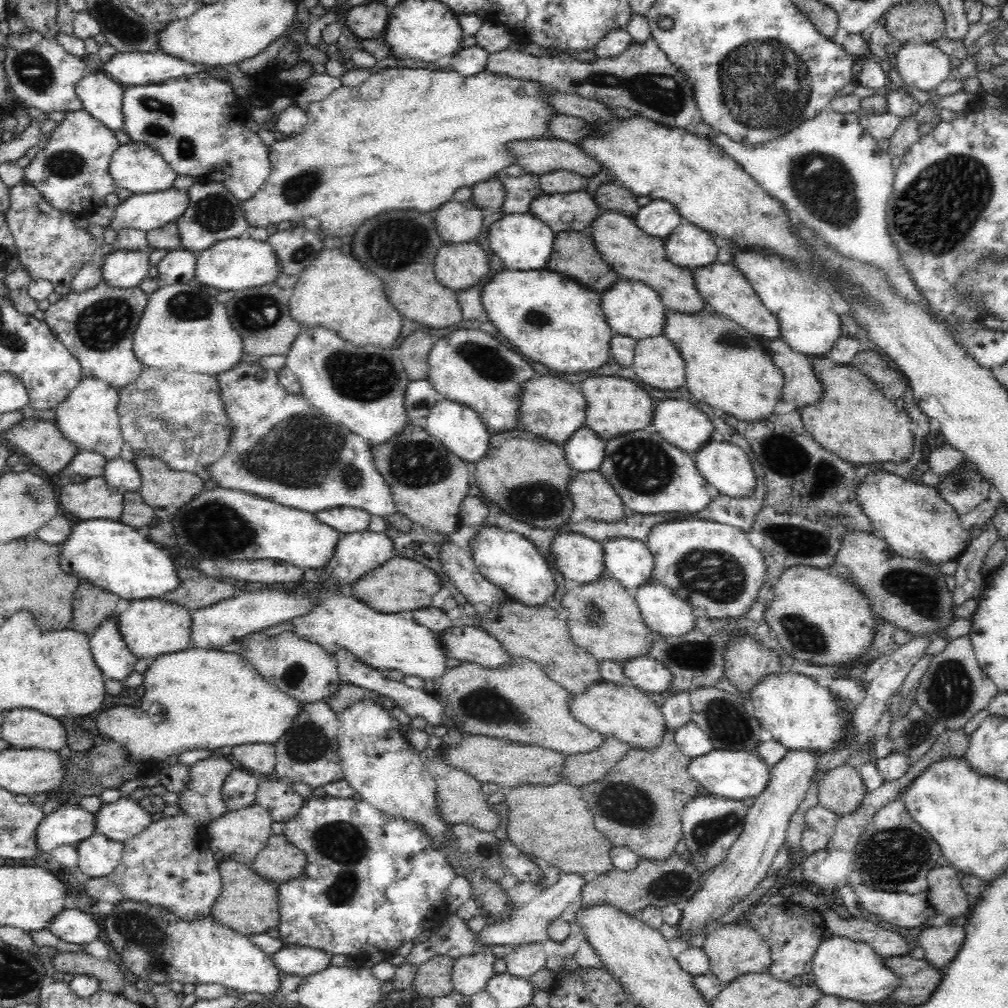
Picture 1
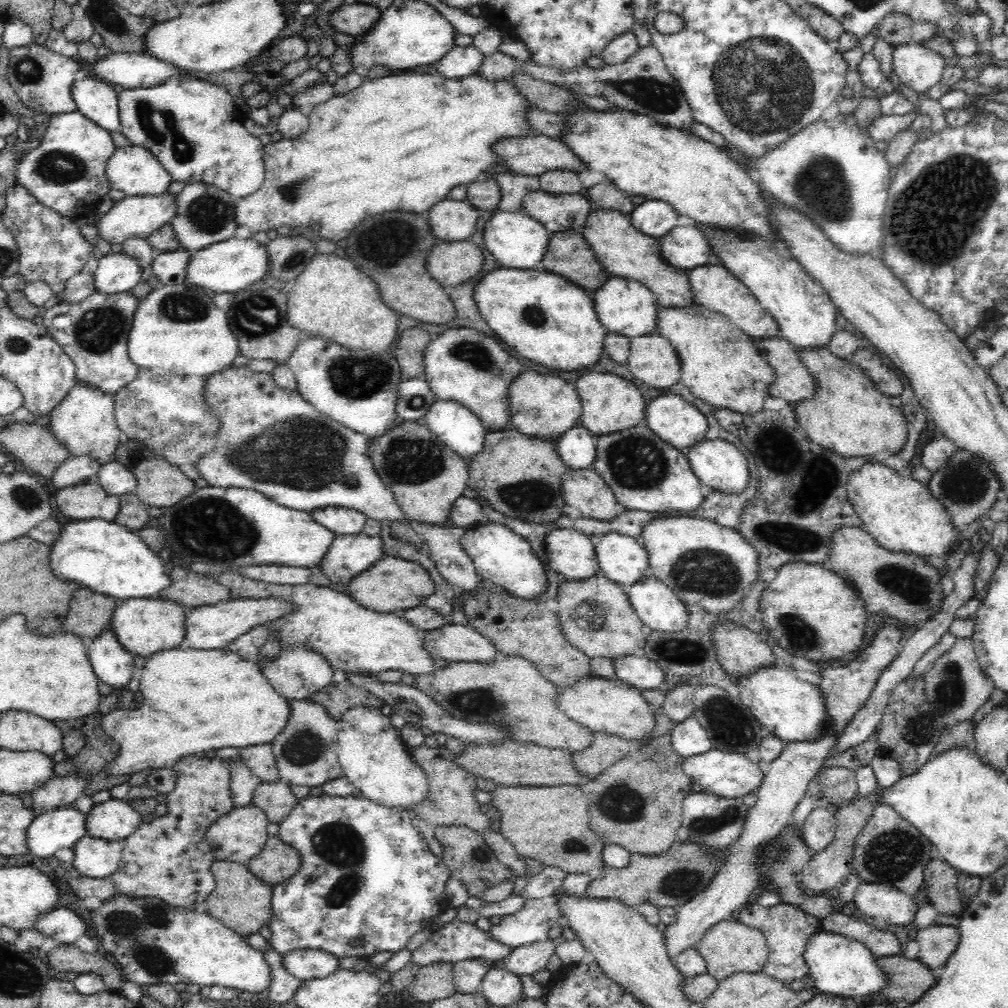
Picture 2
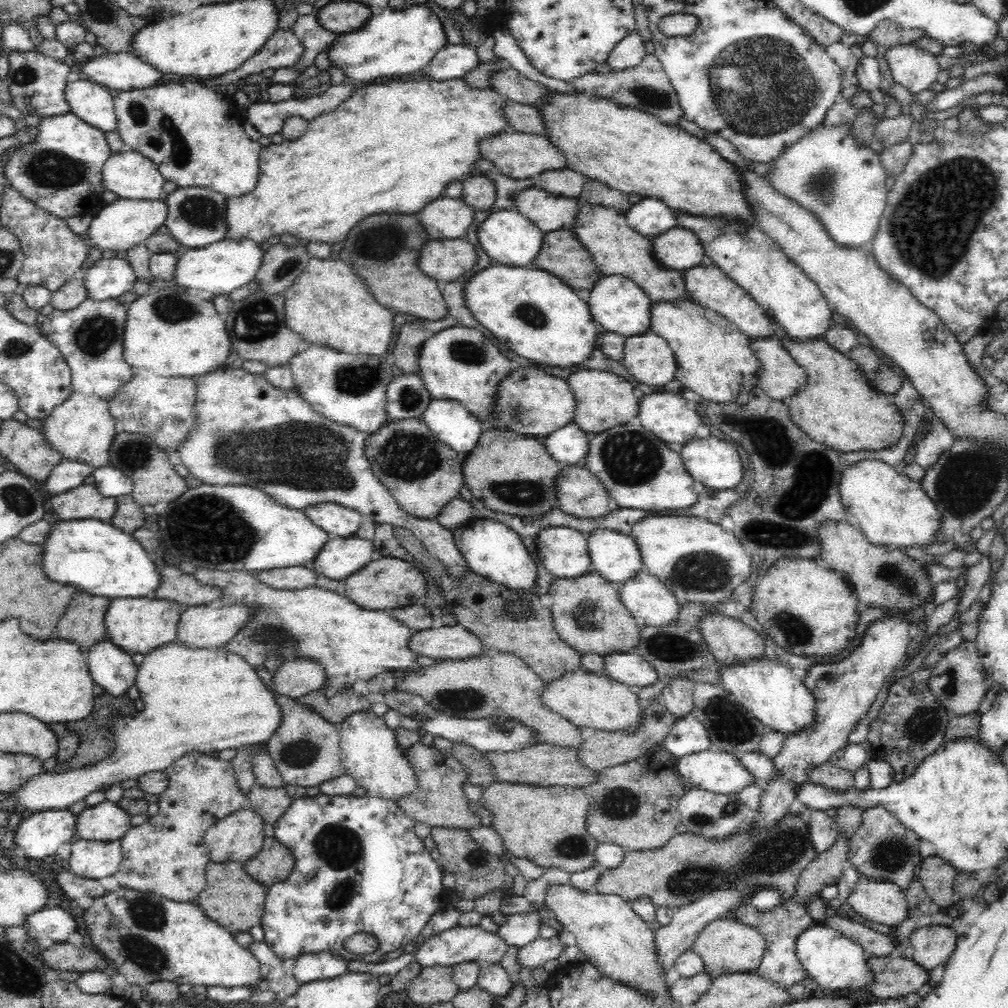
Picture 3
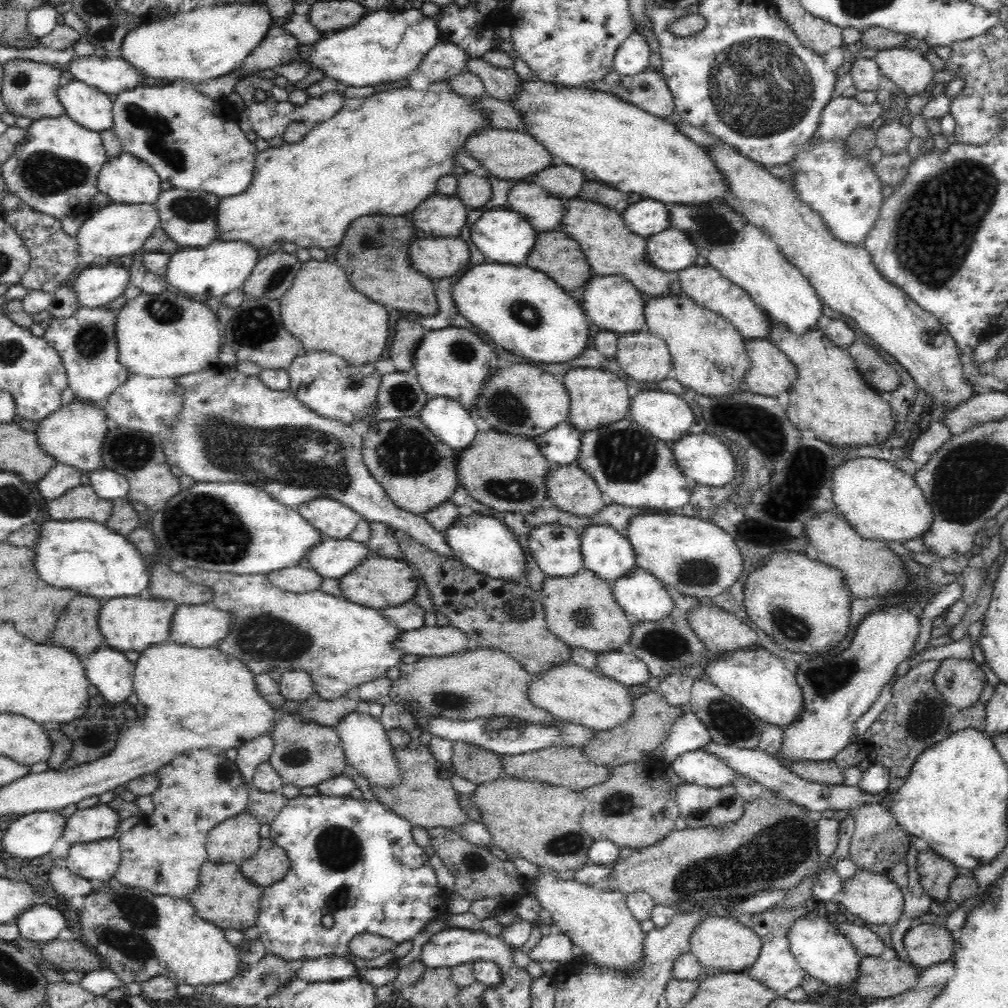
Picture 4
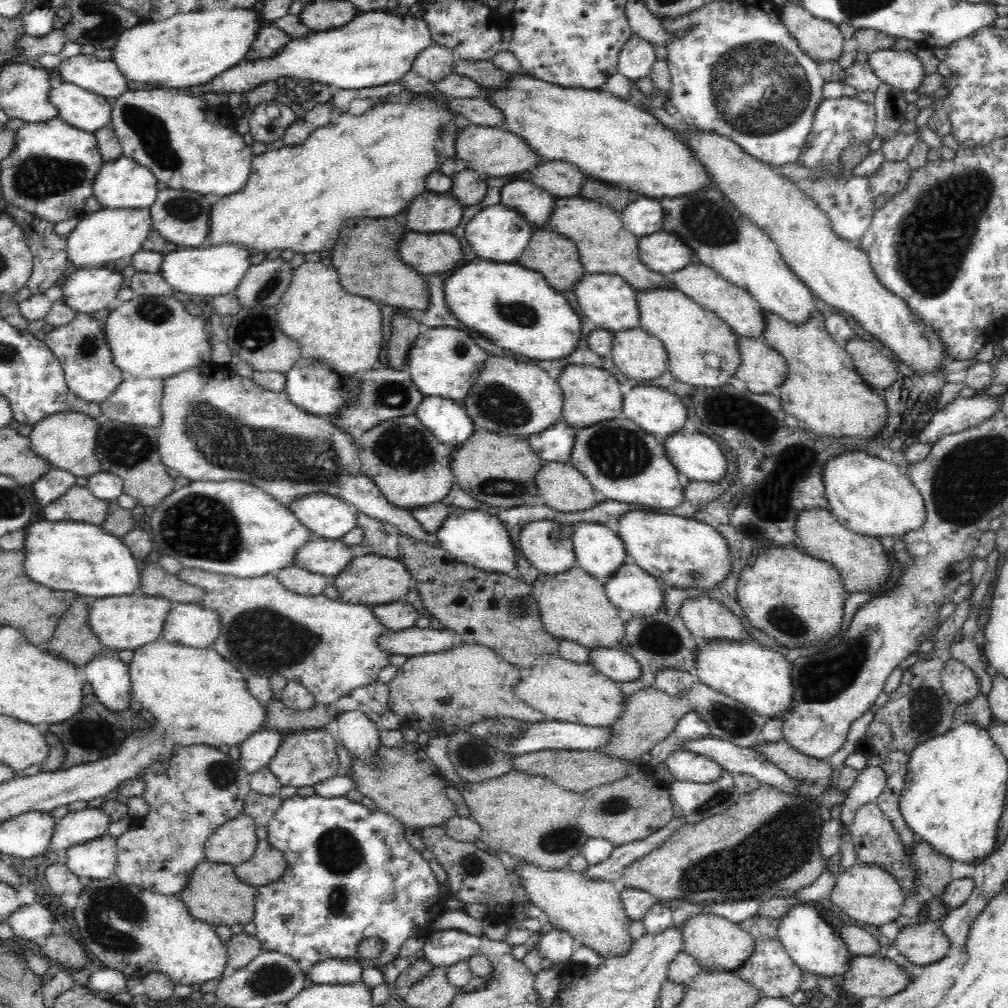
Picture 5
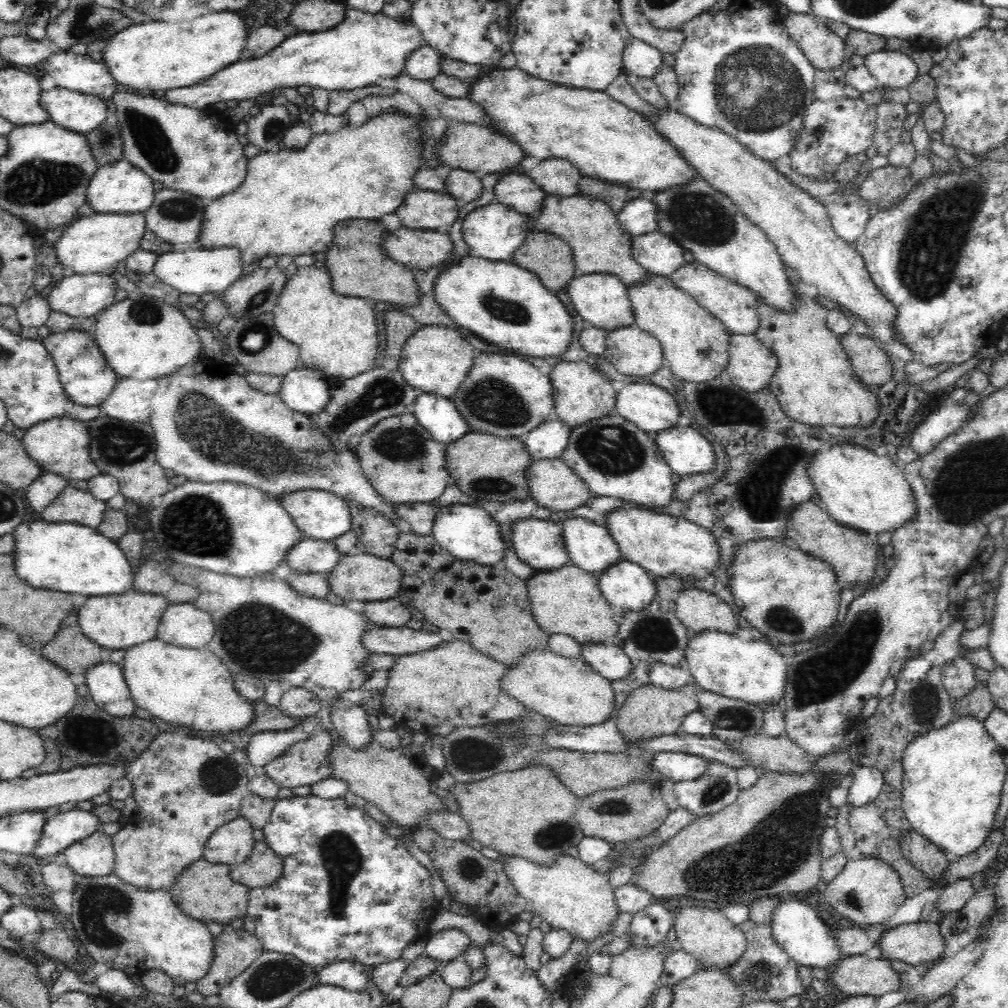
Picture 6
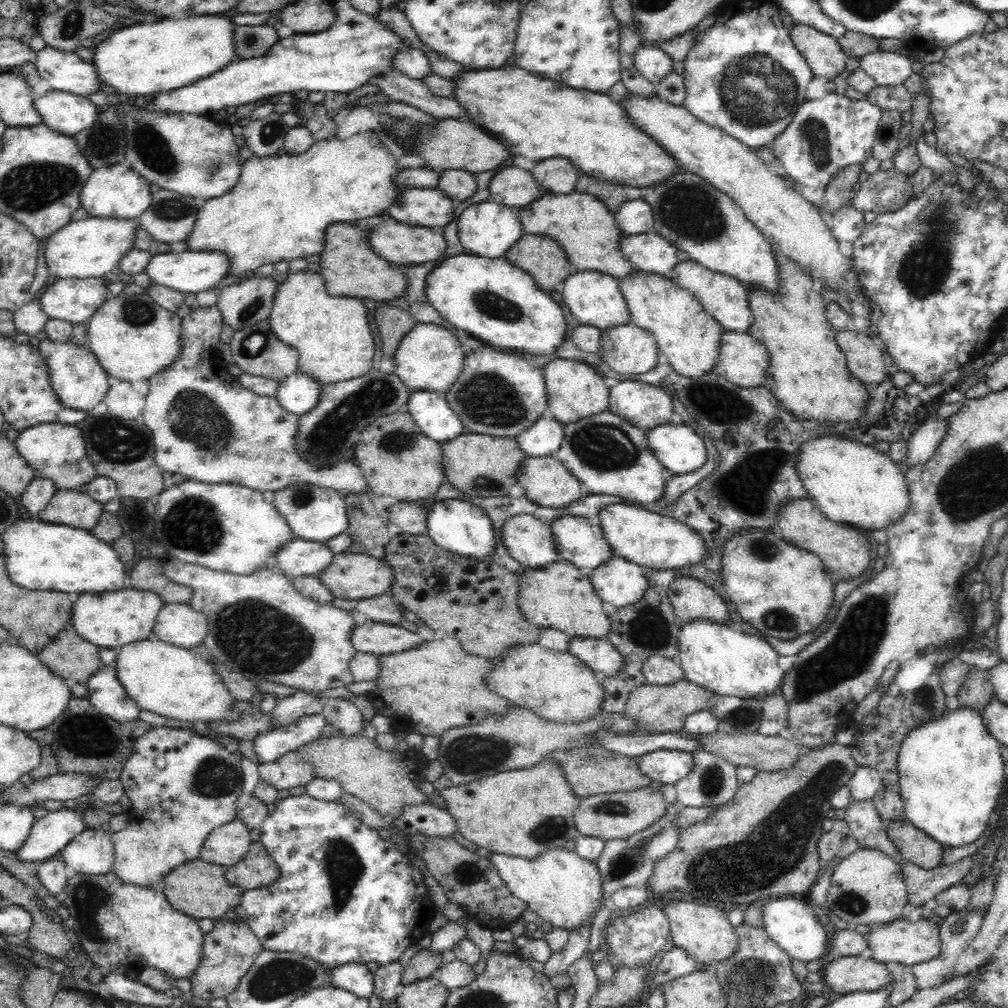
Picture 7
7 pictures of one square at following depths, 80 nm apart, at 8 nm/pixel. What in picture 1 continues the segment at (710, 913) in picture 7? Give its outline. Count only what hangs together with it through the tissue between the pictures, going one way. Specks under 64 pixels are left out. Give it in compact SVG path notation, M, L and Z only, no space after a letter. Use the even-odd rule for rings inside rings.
M743 920L735 924L724 924L712 931L704 940L702 949L709 960L709 971L723 984L746 973L767 972L771 967L768 942Z

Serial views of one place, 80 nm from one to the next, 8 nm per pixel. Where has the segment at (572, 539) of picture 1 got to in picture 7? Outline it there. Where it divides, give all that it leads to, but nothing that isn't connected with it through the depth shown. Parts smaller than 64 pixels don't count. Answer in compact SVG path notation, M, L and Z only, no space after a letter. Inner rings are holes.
M518 514L508 518L501 528L500 538L509 555L523 567L532 569L546 567L547 564L554 563L559 559L551 525L545 525L532 515Z

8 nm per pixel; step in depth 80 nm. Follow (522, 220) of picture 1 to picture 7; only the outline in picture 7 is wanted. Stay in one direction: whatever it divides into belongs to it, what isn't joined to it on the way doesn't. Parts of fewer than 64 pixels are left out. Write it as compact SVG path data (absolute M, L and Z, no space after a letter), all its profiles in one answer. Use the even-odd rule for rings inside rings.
M492 200L466 206L457 221L457 235L465 252L486 259L505 258L508 248L523 234L522 230L517 209Z

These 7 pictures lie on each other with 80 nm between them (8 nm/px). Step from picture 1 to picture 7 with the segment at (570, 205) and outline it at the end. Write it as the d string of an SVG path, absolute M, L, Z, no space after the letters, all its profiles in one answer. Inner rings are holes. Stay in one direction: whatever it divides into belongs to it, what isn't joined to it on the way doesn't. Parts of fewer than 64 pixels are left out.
M506 163L490 178L488 192L490 200L518 209L534 202L542 190L530 170Z

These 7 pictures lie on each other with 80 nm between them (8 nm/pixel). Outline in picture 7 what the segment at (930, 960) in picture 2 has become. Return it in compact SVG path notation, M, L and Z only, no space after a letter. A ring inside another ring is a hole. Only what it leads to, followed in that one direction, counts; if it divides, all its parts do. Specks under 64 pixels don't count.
M898 918L890 923L872 926L872 930L864 935L866 943L871 951L871 958L880 963L897 962L906 967L914 967L917 964L936 958L940 954L941 940L939 928L930 920L921 919L918 922Z

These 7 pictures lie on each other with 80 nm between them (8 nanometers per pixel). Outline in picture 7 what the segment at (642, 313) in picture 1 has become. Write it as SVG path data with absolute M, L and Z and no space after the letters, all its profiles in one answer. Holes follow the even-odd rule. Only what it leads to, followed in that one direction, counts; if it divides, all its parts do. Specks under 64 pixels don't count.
M578 271L571 273L559 287L560 294L568 310L578 318L580 325L606 330L626 324L630 314L619 289L619 281L610 275L598 271Z

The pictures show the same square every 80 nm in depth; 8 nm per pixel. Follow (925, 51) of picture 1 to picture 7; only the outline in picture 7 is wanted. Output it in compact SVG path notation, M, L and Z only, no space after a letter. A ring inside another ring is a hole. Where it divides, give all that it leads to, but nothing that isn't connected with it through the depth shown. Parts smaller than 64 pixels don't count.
M869 52L859 57L859 68L874 79L876 86L903 85L913 73L910 57L895 52Z

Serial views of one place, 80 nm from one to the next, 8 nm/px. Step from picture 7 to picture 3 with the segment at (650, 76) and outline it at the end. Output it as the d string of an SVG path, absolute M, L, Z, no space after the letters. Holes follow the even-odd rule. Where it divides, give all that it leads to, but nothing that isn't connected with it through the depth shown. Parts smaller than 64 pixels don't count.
M635 30L615 44L607 62L614 70L631 69L641 62L646 53L645 41Z

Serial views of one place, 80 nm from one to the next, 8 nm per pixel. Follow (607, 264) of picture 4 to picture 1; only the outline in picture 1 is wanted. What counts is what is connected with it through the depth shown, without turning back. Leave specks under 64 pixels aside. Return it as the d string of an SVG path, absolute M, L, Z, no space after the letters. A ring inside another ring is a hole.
M608 210L592 220L585 233L590 234L604 262L616 271L621 280L638 280L647 284L658 293L666 310L695 315L707 308L703 297L699 295L699 289L695 287L693 269L680 267L668 260L664 252L664 239L642 232L634 218L624 216L618 210Z

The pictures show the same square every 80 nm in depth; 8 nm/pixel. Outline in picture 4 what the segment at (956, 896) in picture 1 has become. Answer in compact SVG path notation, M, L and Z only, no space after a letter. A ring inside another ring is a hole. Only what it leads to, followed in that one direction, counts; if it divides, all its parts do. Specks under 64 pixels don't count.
M929 847L919 851L916 860L923 889L933 900L946 901L950 884L957 877L955 865L934 853Z

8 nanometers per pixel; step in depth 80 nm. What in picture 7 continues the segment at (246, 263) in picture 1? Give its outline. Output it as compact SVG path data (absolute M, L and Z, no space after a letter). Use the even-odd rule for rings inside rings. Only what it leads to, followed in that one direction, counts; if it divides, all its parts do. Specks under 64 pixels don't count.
M192 252L164 253L151 256L144 268L152 284L162 285L178 292L204 292L213 289L222 278L230 275L231 263L225 253Z

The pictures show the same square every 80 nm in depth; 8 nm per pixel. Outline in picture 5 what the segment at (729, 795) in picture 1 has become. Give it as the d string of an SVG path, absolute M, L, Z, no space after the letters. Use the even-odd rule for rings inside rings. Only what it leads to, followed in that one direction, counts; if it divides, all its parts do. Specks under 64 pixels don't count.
M682 749L671 752L662 765L672 775L672 781L703 784L719 779L723 772L716 761Z

